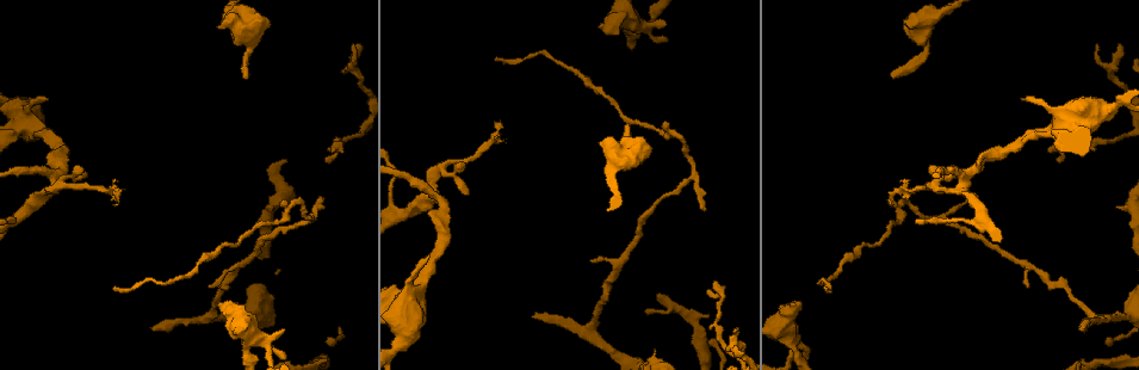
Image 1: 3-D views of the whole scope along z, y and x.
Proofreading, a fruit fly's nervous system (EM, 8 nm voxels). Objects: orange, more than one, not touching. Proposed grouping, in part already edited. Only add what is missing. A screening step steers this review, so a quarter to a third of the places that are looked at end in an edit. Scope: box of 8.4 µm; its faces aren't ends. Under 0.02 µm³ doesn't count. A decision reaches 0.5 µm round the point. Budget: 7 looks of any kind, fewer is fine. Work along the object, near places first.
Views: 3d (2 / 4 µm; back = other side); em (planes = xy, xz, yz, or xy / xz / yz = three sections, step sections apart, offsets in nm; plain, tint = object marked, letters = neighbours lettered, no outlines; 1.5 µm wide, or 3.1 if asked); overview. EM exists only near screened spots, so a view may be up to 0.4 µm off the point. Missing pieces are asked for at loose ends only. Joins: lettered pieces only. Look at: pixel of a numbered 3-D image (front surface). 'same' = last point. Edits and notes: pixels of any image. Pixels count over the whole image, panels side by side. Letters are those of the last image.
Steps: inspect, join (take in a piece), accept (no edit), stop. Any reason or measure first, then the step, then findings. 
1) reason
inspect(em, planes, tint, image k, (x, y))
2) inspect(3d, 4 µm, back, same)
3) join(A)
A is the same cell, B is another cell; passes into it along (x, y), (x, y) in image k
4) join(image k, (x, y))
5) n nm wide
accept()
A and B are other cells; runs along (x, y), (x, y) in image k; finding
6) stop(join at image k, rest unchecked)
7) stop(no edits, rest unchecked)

an open end
inspect(em, yz, step 8, letters, image 1, (665, 23))

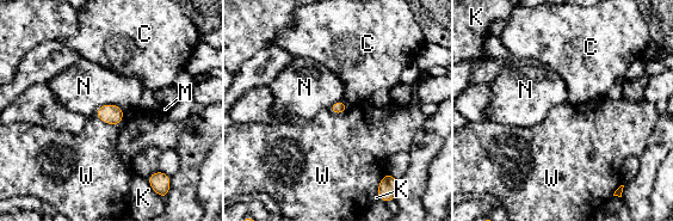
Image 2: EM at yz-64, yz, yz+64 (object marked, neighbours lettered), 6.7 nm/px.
W touches over 220 nm
accept()
C, K, M, N and W are other cells; none of them fits

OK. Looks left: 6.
thin end
inspect(em, planes, letters, image 1, (1028, 288))

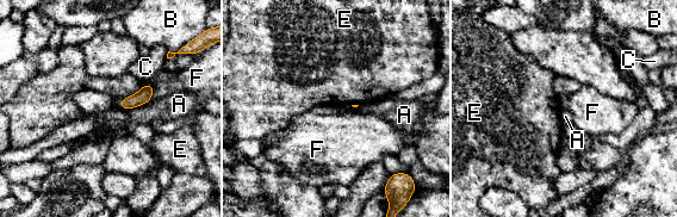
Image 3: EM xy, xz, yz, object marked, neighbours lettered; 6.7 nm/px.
A touches over 180 nm
accept()
A, B, C, E and F are other cells; border along (146, 103), (131, 109), (120, 109) in image 3; no lettered piece goes on from it

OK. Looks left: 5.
an open end
inspect(3d, 2 µm, image 1, (151, 328))

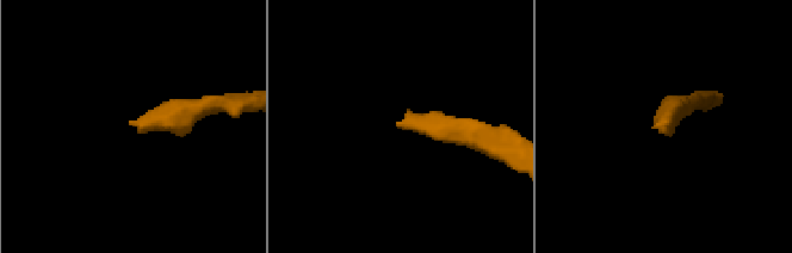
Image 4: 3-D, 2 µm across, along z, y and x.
now the EM
inspect(em, planes, letters, image 4, (398, 125))

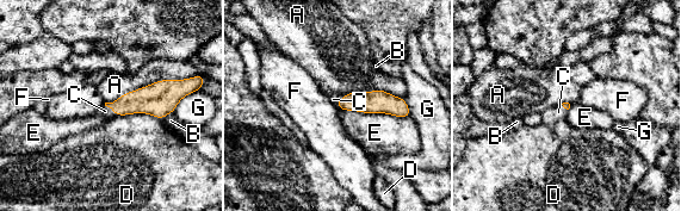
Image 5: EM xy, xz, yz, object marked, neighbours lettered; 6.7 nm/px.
join(C)
C is the same cell, A, B, D, E, F and G are other cells; passes into it along (147, 99), (111, 109), (105, 111) in image 5; it goes on there

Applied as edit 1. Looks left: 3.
stop(join at image 5, rest unchecked)

